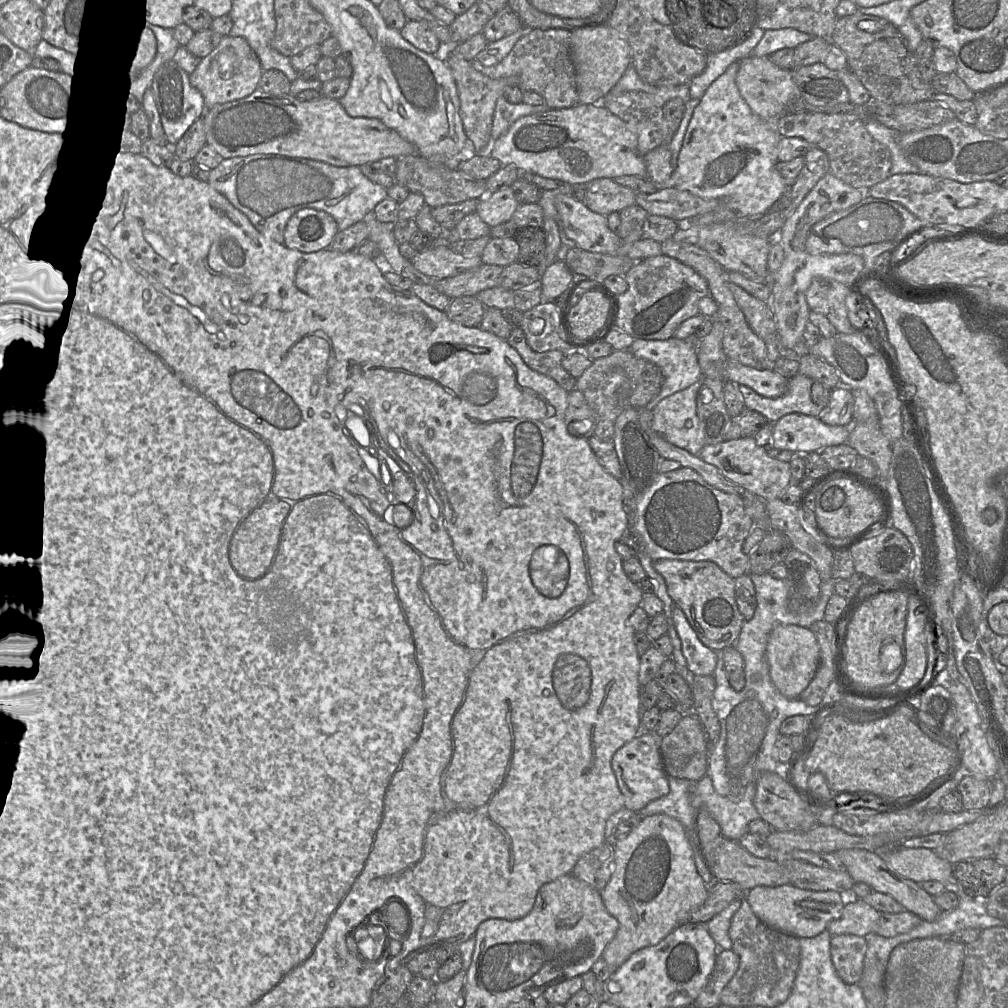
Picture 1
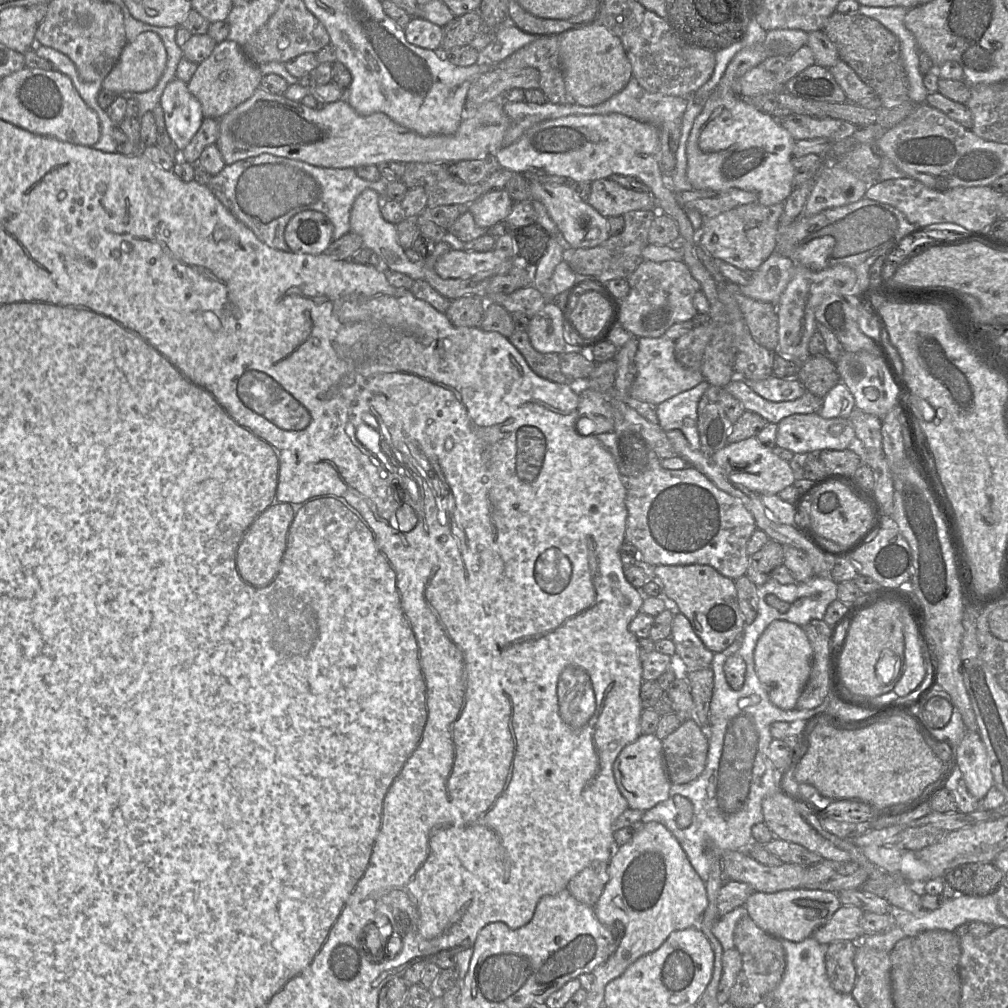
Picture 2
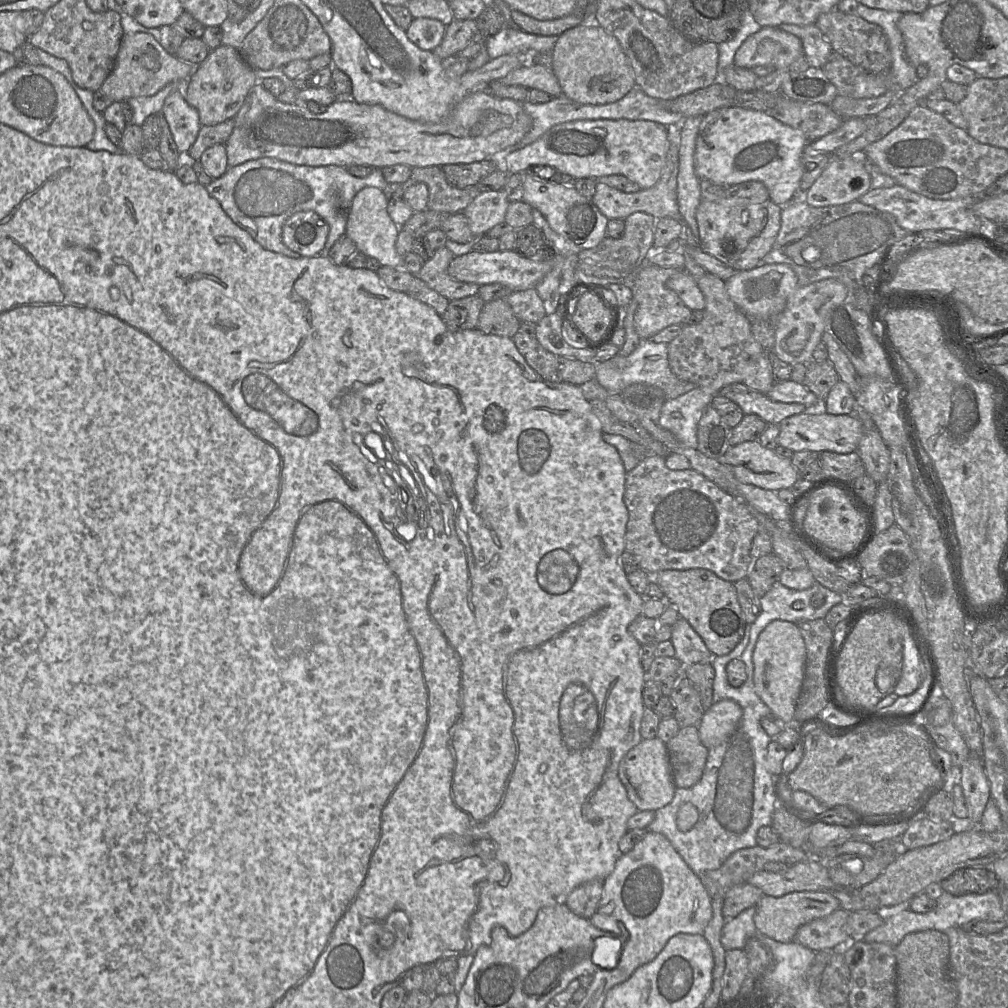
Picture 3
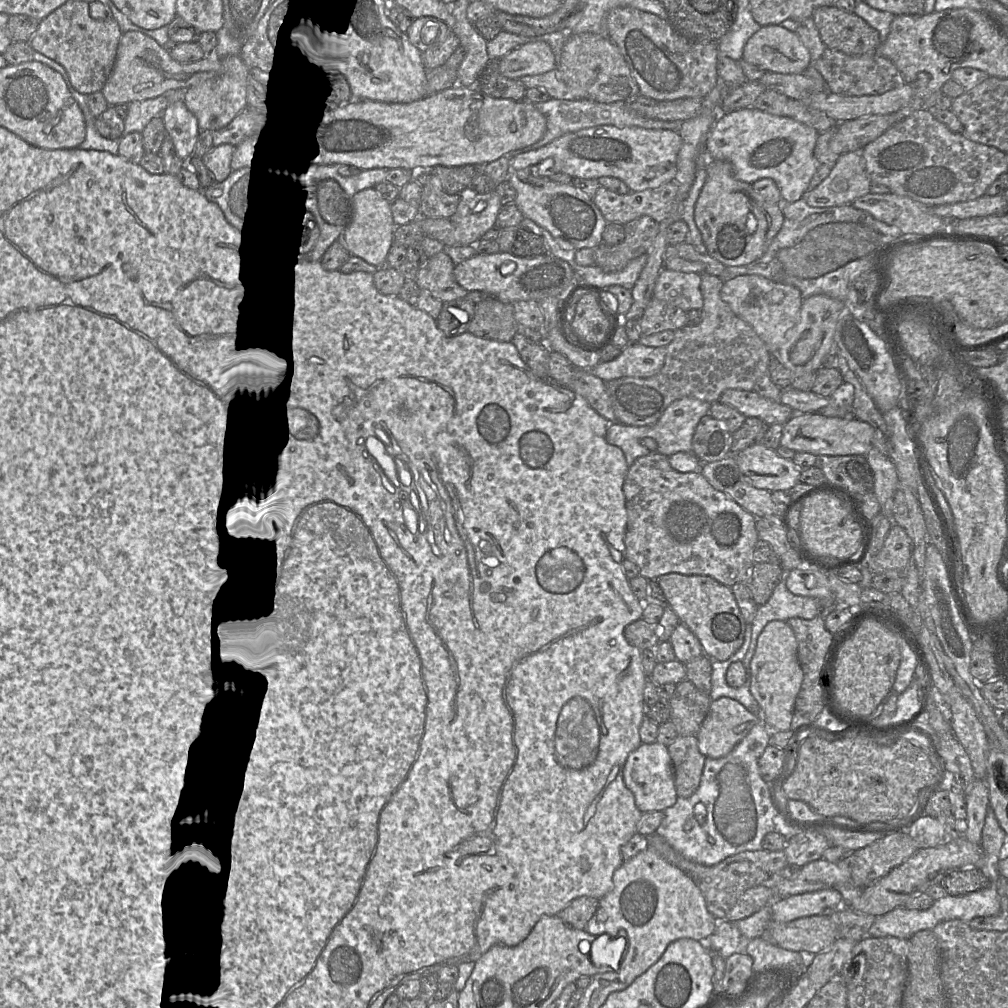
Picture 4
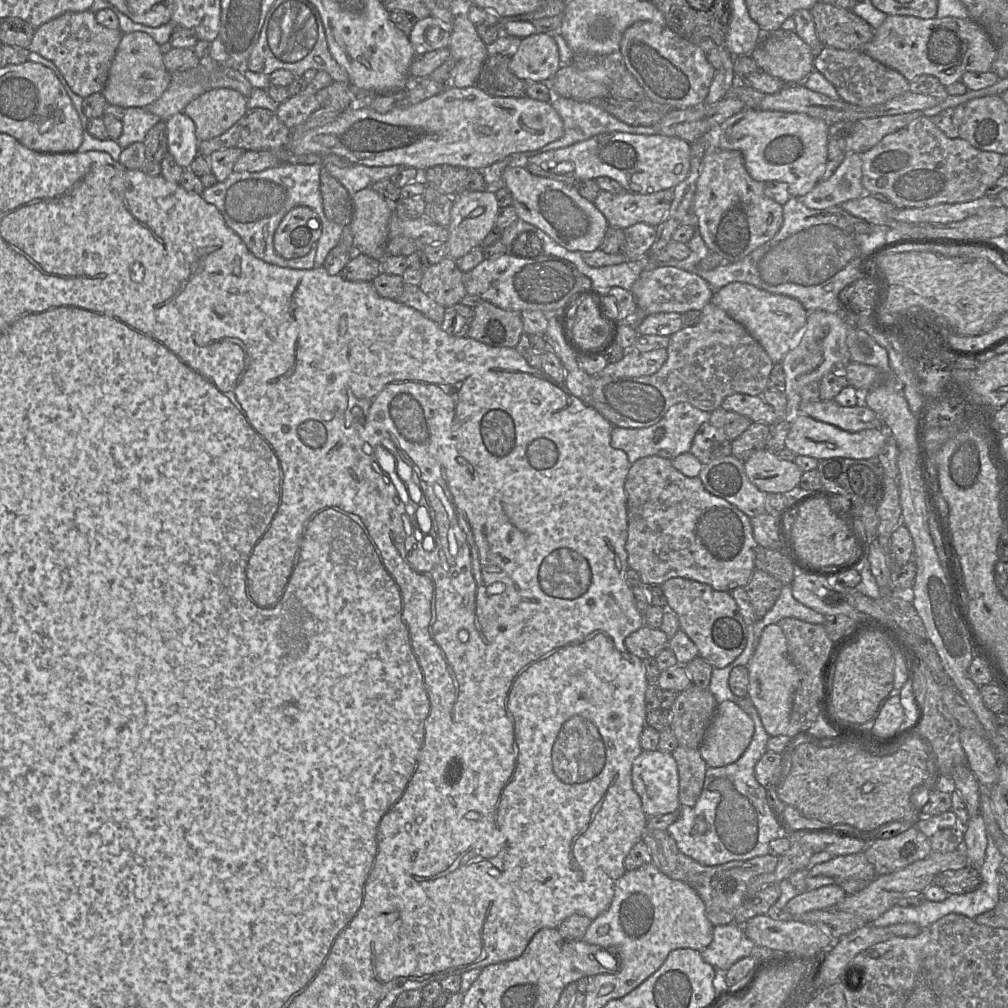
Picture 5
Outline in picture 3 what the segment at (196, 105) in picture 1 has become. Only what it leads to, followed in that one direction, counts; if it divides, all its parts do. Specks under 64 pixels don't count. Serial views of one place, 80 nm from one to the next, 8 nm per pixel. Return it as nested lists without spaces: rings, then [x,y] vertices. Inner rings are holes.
[[[174,90],[165,99],[161,114],[166,119],[166,122],[169,125],[174,142],[179,152],[184,154],[184,156],[186,157],[187,152],[194,144],[199,130],[202,126],[198,111],[188,104],[181,91]]]

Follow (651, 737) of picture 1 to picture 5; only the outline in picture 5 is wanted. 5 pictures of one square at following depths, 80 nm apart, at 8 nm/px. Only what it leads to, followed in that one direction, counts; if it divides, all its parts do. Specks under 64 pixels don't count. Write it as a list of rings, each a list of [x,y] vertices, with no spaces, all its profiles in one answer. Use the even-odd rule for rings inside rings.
[[[643,750],[632,765],[632,785],[648,817],[681,807],[678,767],[672,753]]]

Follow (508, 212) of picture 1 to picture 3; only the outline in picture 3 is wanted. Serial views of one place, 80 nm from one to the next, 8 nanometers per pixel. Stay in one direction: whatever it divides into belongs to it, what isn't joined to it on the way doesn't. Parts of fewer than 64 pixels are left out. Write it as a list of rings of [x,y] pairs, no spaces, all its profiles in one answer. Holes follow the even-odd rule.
[[[502,189],[481,192],[475,197],[462,211],[468,219],[474,237],[485,235],[492,227],[505,221],[509,203]]]

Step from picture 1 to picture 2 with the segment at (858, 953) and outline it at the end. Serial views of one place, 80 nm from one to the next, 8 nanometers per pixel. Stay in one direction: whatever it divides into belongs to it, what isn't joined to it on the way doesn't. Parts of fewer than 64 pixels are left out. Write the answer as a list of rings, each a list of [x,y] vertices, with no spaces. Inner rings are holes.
[[[840,940],[826,947],[826,972],[832,987],[840,993],[851,993],[856,982],[854,956],[857,941]]]

